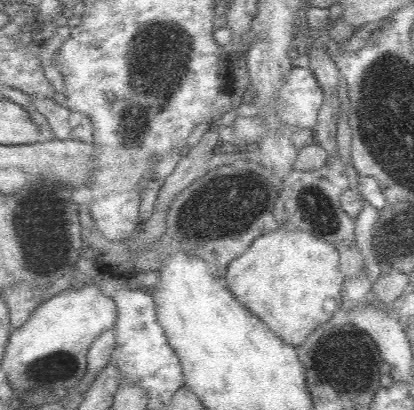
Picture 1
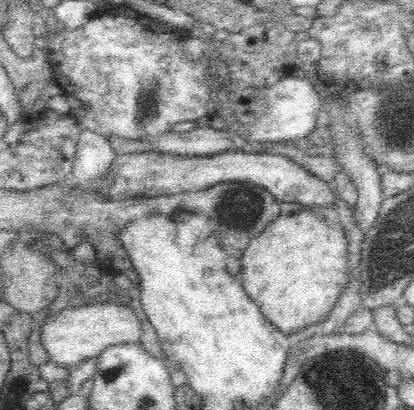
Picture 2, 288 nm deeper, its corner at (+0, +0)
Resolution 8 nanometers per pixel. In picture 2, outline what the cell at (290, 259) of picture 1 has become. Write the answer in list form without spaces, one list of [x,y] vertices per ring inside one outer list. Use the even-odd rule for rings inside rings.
[[[292,202],[280,204],[280,216],[268,224],[268,228],[258,234],[242,256],[242,284],[246,294],[260,306],[260,312],[268,322],[272,322],[280,332],[294,334],[310,324],[320,324],[332,312],[340,298],[340,290],[346,280],[346,234],[344,228],[336,226],[338,222],[330,222],[312,212],[312,208]]]

